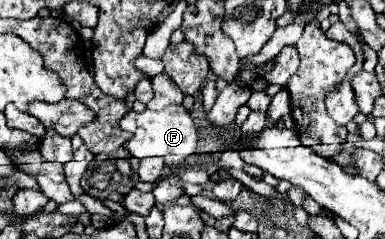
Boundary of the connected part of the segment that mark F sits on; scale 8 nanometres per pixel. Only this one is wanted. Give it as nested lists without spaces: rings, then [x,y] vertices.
[[[168,106],[160,112],[144,110],[144,112],[134,112],[130,110],[122,120],[120,120],[122,130],[132,130],[132,136],[126,140],[126,150],[134,158],[146,158],[146,156],[160,156],[168,166],[182,166],[184,160],[196,152],[196,142],[198,142],[198,130],[186,112],[184,106]]]

